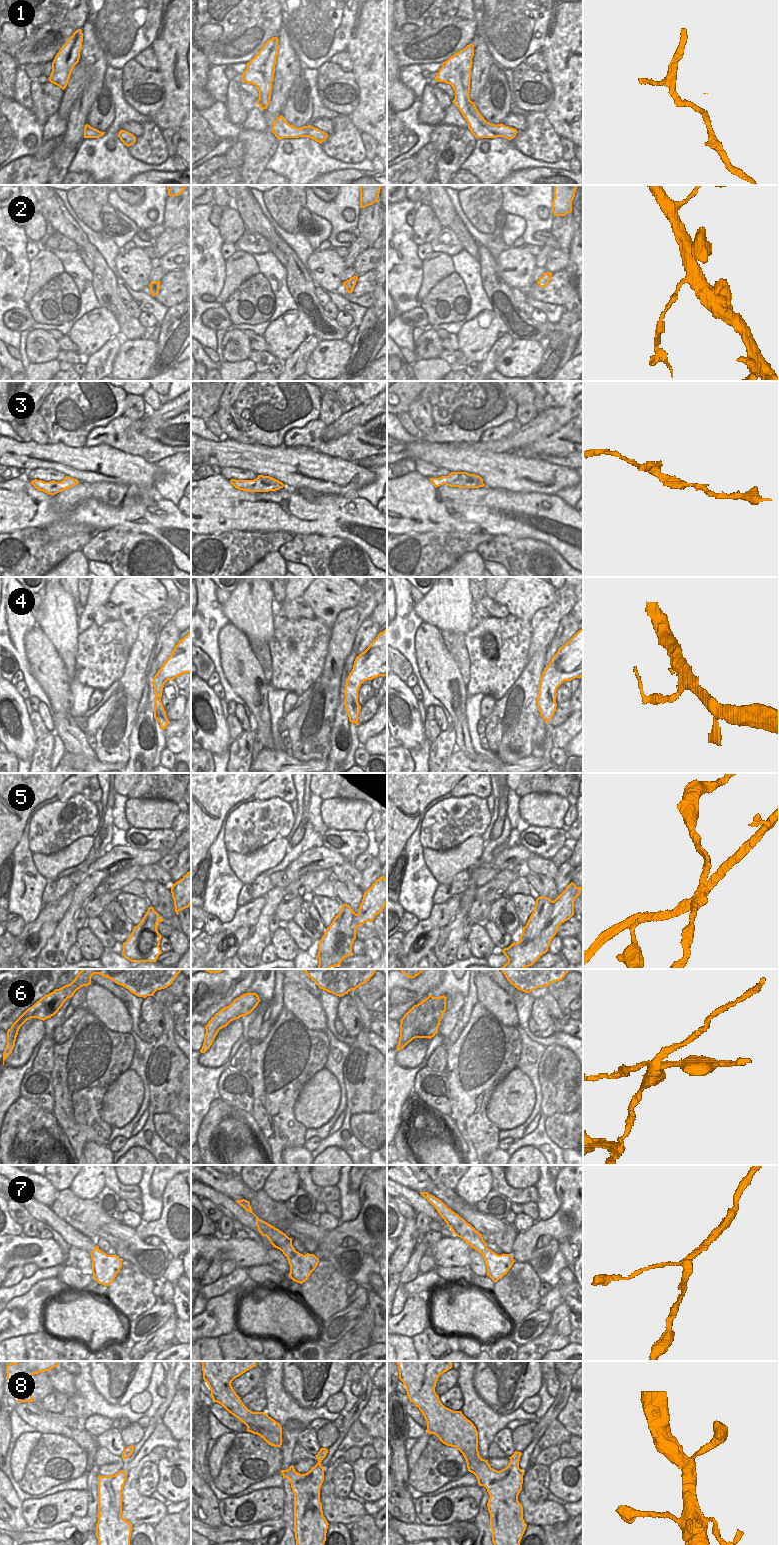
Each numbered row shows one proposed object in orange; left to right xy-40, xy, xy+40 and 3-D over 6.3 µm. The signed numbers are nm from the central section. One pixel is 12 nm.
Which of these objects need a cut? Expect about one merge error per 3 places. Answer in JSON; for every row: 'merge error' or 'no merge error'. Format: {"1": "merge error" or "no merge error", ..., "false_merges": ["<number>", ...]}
{"1": "no merge error", "2": "merge error", "3": "no merge error", "4": "merge error", "5": "merge error", "6": "merge error", "7": "no merge error", "8": "no merge error", "false_merges": ["2", "4", "5", "6"]}

